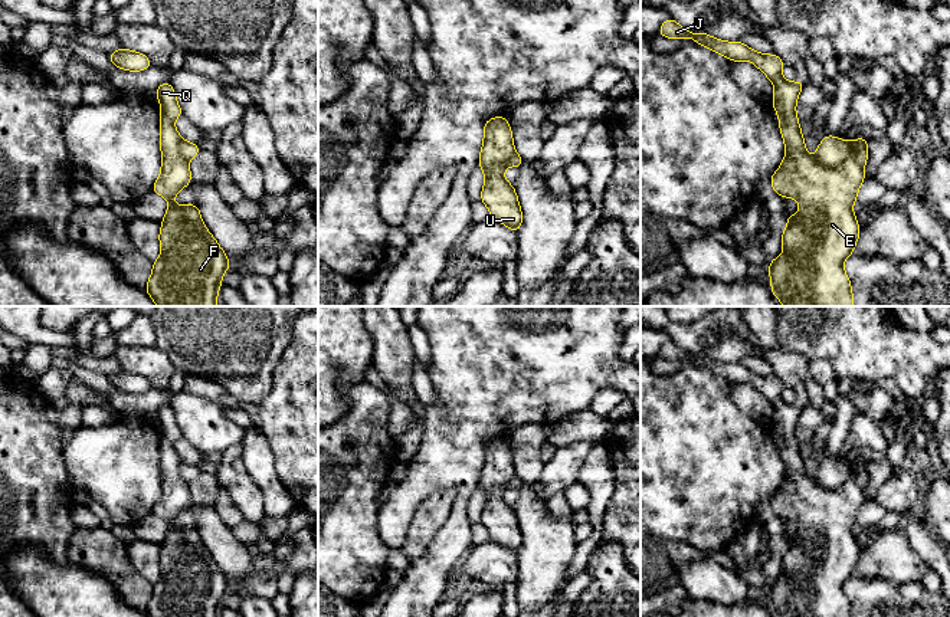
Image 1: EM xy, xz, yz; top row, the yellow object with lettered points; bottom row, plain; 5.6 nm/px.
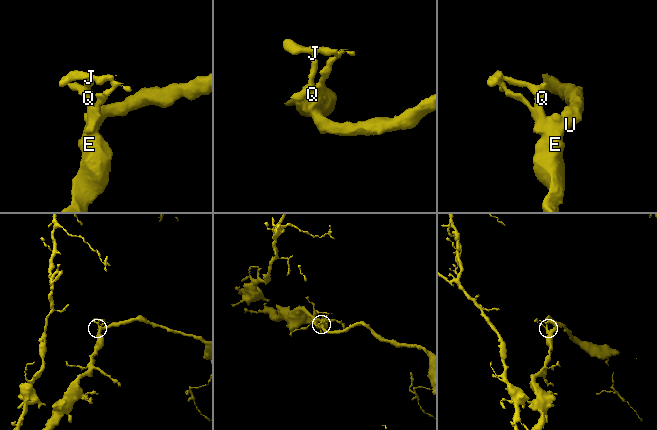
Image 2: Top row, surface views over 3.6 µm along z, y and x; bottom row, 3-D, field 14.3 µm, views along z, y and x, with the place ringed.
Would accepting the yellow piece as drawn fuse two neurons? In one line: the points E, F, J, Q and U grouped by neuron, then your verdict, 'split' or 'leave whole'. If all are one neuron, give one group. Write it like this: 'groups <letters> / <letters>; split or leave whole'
groups E F U / J Q; split

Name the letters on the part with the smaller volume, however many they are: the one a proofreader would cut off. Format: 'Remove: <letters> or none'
Remove: J, Q

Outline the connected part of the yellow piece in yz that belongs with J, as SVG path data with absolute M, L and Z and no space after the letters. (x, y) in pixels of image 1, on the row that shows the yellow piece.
M671 17L661 24L658 35L668 39L691 37L695 43L727 56L733 62L750 60L773 82L773 108L779 115L779 127L786 148L786 155L779 170L786 168L796 174L810 164L836 167L848 158L851 142L829 134L820 141L815 157L806 152L800 124L796 116L796 101L805 82L803 79L787 82L782 75L784 62L776 53L764 55L741 42L724 42L707 33L692 33L681 27Z

